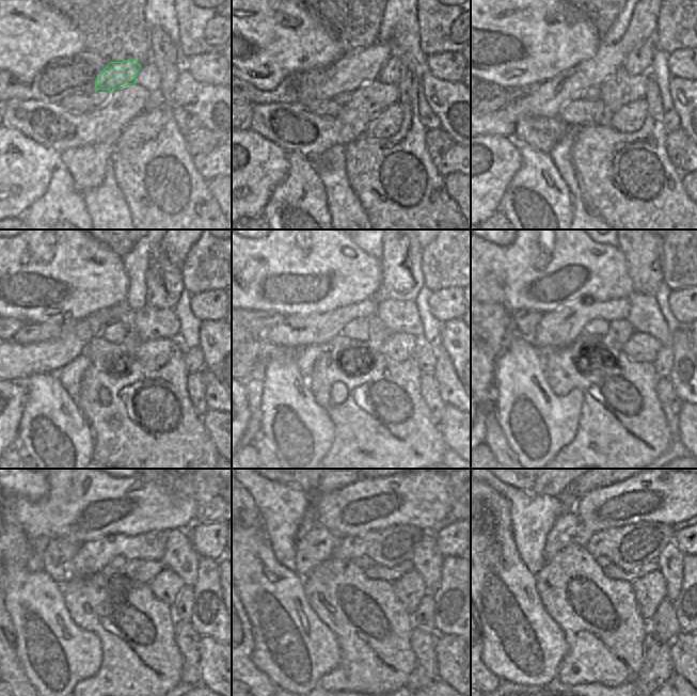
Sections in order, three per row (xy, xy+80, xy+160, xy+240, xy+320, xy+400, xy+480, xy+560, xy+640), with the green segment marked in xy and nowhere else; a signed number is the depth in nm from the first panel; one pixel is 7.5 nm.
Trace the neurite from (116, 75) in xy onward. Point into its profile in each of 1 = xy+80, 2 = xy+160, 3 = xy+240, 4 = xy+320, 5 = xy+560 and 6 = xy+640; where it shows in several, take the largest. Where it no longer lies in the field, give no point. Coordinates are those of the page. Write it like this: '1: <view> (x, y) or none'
1: xy+80 (360, 66)
2: xy+160 (545, 99)
3: xy+240 (15, 362)
4: xy+320 (259, 352)
5: none
6: none

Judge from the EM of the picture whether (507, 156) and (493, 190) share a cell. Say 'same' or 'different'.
same

